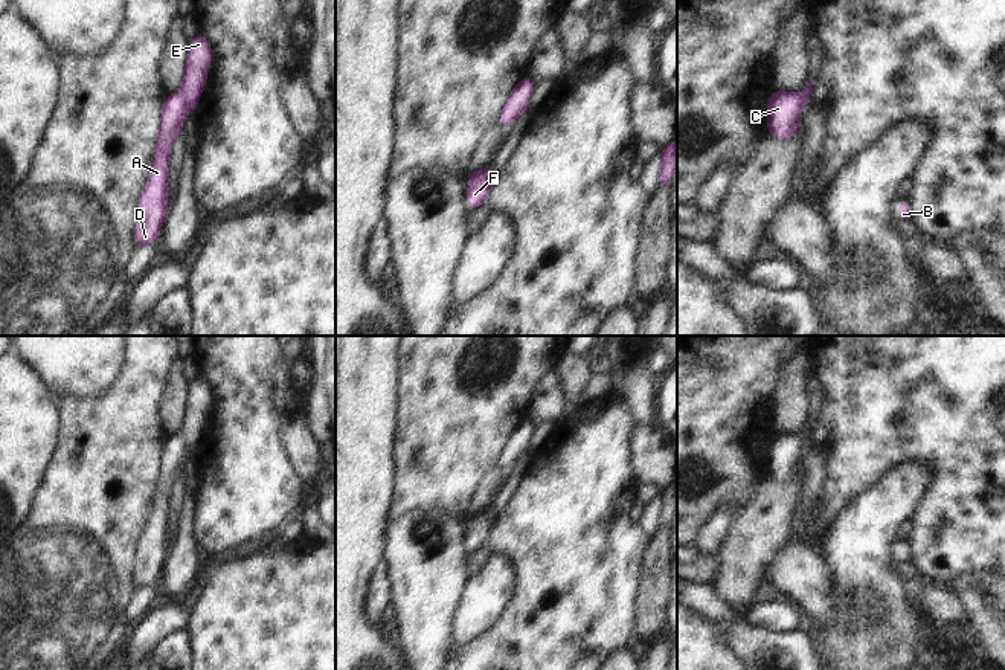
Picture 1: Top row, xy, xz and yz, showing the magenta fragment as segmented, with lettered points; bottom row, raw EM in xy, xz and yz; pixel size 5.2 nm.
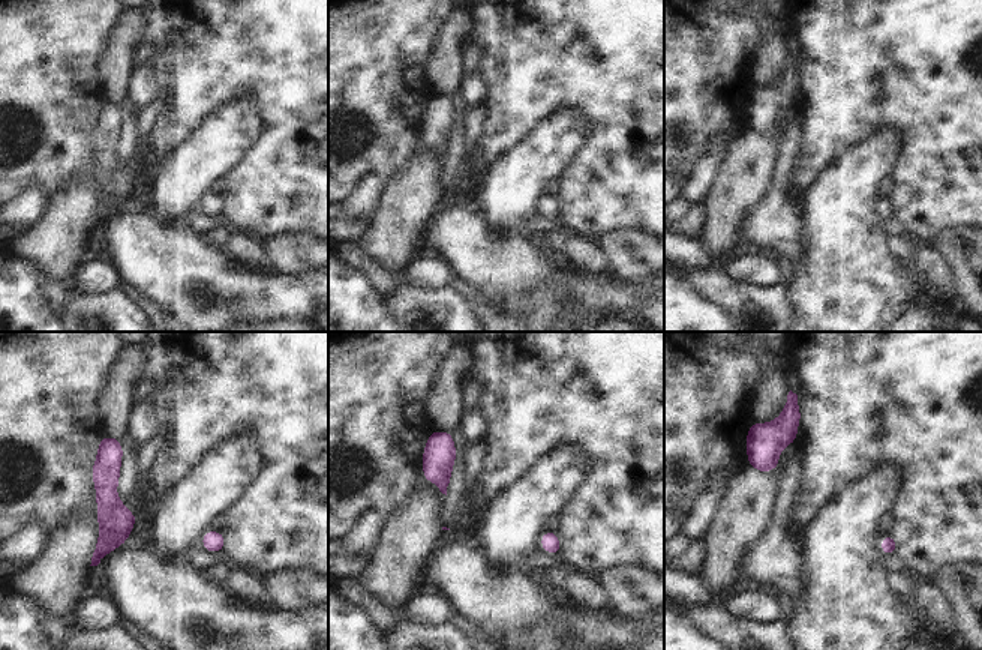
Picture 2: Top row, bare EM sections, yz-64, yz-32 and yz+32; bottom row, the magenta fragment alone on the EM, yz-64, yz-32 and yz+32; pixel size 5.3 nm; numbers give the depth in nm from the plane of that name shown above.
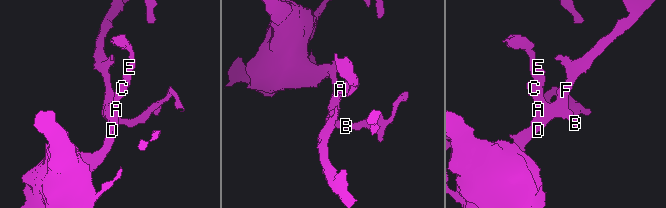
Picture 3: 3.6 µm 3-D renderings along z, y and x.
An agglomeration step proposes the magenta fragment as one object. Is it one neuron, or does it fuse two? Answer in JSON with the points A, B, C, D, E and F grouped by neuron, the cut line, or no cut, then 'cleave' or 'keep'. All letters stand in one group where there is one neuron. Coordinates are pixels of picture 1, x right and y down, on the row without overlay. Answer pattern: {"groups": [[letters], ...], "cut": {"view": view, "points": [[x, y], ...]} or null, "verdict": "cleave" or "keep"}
{"groups": [["A", "B", "C", "D", "E", "F"]], "cut": null, "verdict": "keep"}

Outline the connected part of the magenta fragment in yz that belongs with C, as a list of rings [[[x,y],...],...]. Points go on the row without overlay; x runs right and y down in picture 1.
[[[814,424],[801,433],[793,435],[787,432],[770,433],[767,444],[767,473],[778,482],[784,482],[793,478],[799,478],[798,461],[804,452],[804,446],[810,441]]]

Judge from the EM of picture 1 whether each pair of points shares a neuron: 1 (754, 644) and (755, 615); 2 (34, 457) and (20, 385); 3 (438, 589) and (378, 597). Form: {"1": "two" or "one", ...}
{"1": "two", "2": "one", "3": "two"}

